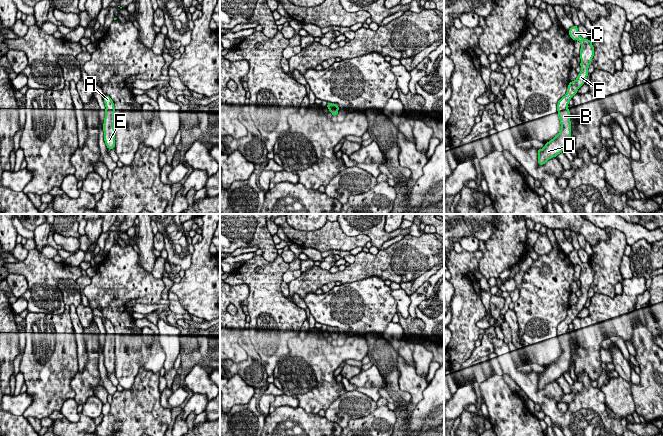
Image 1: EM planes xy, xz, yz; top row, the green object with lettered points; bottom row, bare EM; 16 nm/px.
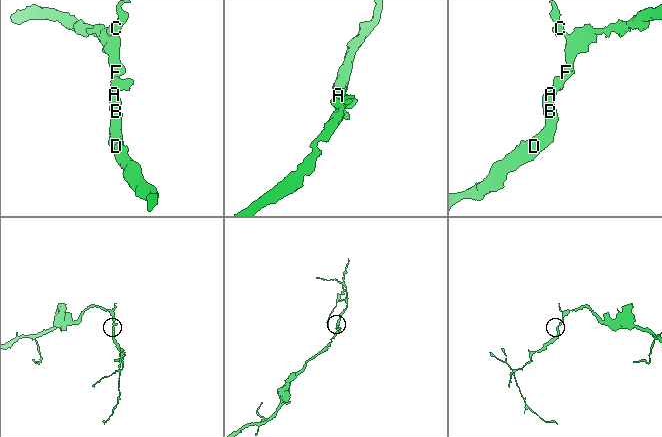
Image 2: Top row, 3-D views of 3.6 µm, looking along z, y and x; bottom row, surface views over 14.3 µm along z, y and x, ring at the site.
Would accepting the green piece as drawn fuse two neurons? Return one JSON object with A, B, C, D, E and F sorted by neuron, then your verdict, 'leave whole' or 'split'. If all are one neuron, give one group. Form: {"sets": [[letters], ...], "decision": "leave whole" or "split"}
{"sets": [["A", "B", "C", "D", "E", "F"]], "decision": "leave whole"}

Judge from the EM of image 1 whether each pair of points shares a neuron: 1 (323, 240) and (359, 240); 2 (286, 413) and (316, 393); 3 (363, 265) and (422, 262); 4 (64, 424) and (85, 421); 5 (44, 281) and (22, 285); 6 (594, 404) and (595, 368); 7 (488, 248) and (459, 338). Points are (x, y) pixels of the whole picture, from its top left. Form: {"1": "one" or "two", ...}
{"1": "one", "2": "two", "3": "one", "4": "one", "5": "two", "6": "two", "7": "two"}

